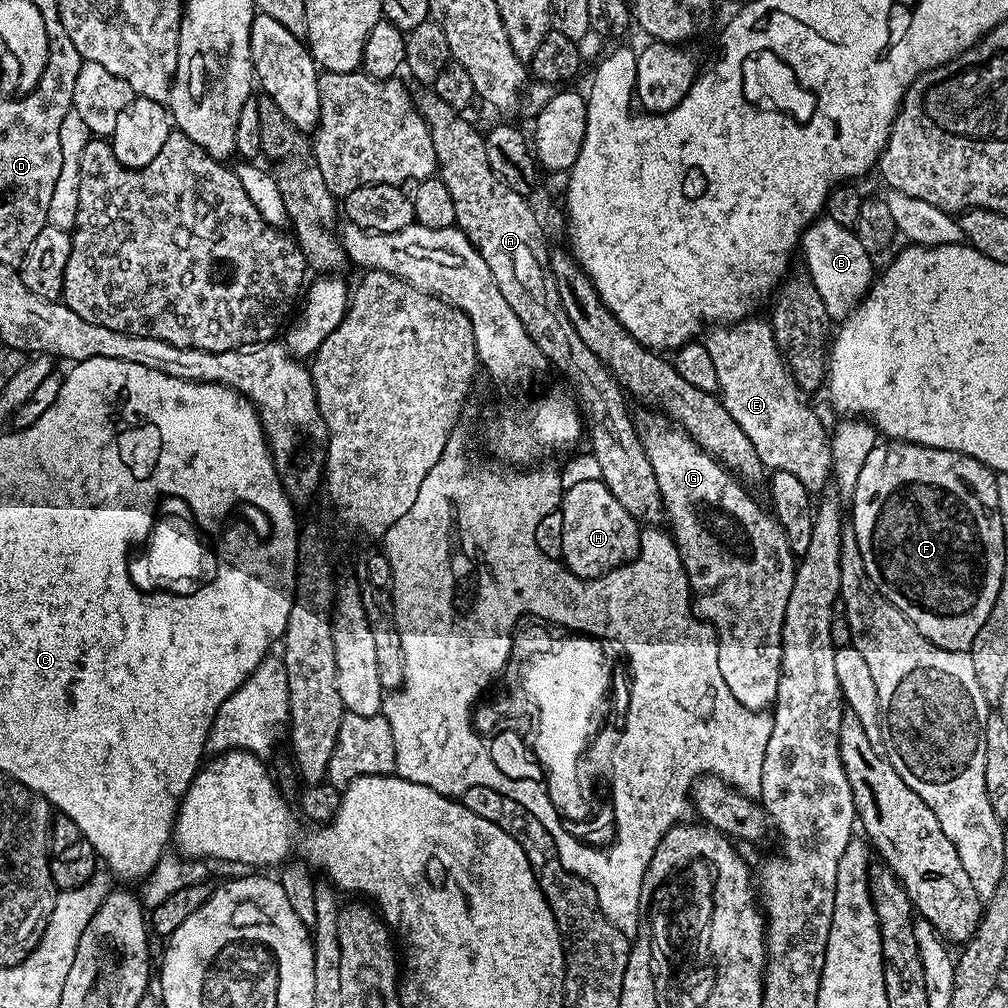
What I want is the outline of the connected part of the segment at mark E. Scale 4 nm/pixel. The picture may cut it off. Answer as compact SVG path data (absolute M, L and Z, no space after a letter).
M745 318L736 321L735 324L725 324L716 326L707 333L706 339L703 341L706 350L710 354L711 360L714 362L714 371L718 373L719 397L721 402L726 406L726 410L730 410L730 418L734 418L734 422L738 422L738 426L742 426L742 434L746 434L746 438L750 438L750 443L754 446L754 450L758 454L758 458L764 464L765 469L775 470L777 472L785 472L786 474L794 474L794 478L798 478L798 482L802 482L802 486L806 486L809 492L819 493L819 488L824 488L830 484L832 476L832 446L830 443L829 429L824 429L822 421L816 417L816 412L807 404L805 393L800 391L800 387L794 382L794 378L790 374L788 364L784 361L784 355L781 354L779 346L776 344L776 339L772 333L771 323L767 319L752 320L756 318Z

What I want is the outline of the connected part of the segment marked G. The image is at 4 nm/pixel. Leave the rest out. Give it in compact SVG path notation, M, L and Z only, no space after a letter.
M655 415L644 416L641 420L639 417L638 439L644 445L644 453L650 460L662 494L666 524L688 575L694 611L716 632L718 670L722 670L730 694L752 712L771 709L778 694L782 662L780 631L786 618L786 602L790 602L790 590L794 586L797 557L793 556L790 542L786 542L786 534L776 517L744 489L747 487L740 477L709 452L703 452L683 428L669 422L663 415Z

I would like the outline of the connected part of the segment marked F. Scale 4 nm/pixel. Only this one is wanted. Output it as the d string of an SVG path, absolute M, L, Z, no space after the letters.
M884 442L866 458L866 466L862 466L862 474L858 474L856 488L850 493L850 500L852 500L850 530L856 535L858 550L862 550L862 562L866 562L866 574L869 581L927 640L934 642L939 648L955 652L969 651L978 630L982 630L982 622L986 622L986 614L990 614L990 606L994 606L994 598L998 598L1002 570L1006 567L1006 560L1004 560L1006 542L1002 538L1002 518L998 510L996 477L997 473L986 467L985 464L969 456L964 456L960 452L927 448L921 444Z

